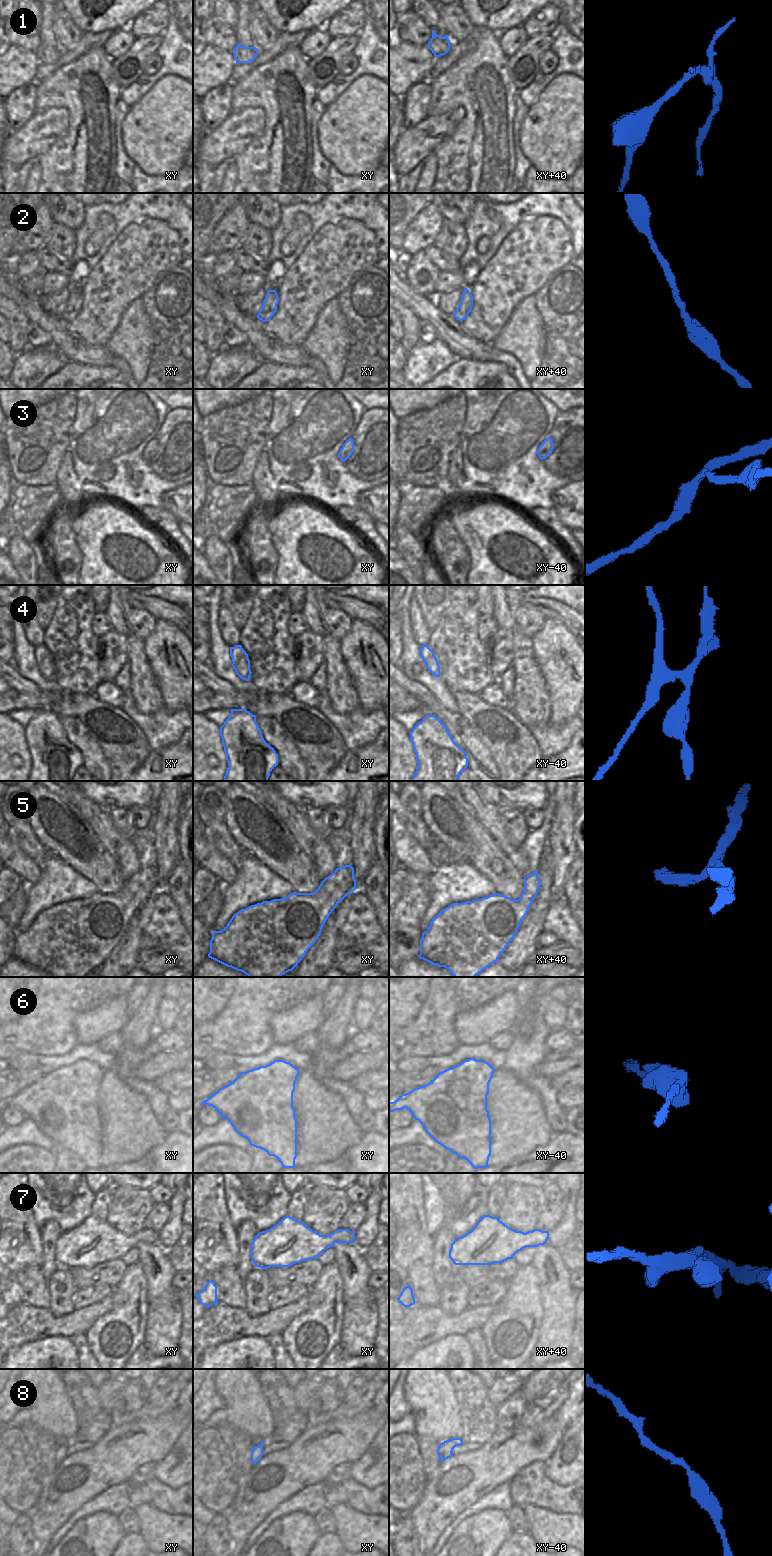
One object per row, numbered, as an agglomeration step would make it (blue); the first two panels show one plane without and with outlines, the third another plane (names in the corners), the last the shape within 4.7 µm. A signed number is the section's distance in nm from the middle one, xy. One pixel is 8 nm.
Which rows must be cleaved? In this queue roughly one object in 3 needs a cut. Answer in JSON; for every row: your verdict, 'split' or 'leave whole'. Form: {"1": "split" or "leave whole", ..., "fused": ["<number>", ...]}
{"1": "split", "2": "leave whole", "3": "split", "4": "split", "5": "leave whole", "6": "leave whole", "7": "leave whole", "8": "leave whole", "fused": ["1", "3", "4"]}

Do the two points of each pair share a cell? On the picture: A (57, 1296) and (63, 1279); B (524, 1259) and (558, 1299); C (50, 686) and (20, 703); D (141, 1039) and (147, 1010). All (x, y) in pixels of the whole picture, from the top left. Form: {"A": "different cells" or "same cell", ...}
{"A": "same cell", "B": "different cells", "C": "different cells", "D": "same cell"}

